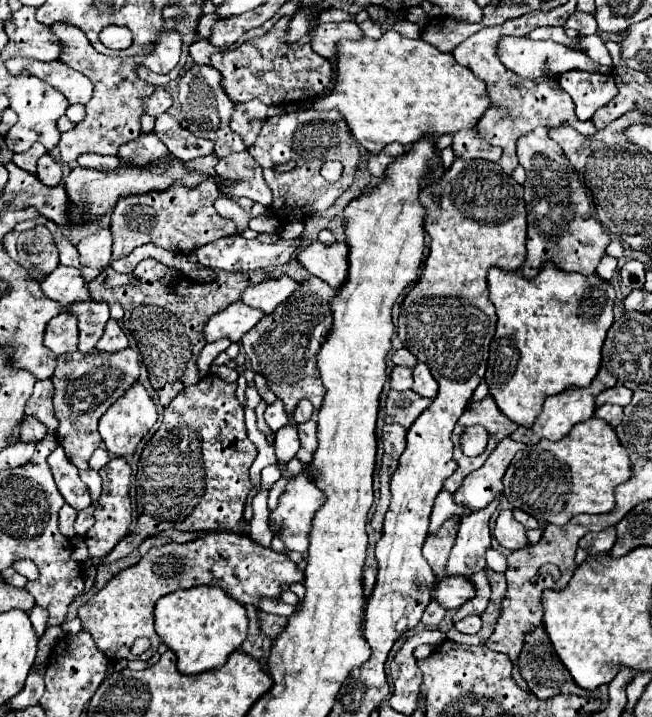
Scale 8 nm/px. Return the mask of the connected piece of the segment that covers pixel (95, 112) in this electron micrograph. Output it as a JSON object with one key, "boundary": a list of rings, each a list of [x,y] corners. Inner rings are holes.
{"boundary":[[[55,22],[51,26],[51,32],[59,38],[61,54],[59,62],[71,66],[73,70],[79,70],[87,78],[93,80],[93,98],[89,104],[85,104],[87,114],[85,118],[75,124],[73,130],[61,134],[58,149],[64,163],[76,161],[81,154],[97,152],[97,154],[117,154],[119,146],[125,142],[135,140],[141,134],[141,116],[145,114],[143,100],[155,92],[155,86],[139,80],[135,76],[135,66],[145,64],[145,56],[131,56],[131,58],[113,58],[99,54],[91,42],[87,40],[85,32],[73,24]]]}

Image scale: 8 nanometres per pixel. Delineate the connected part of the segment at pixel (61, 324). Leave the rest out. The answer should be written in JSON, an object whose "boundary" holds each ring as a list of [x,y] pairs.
{"boundary":[[[69,312],[55,316],[45,330],[45,346],[53,354],[65,354],[77,350],[77,318]]]}

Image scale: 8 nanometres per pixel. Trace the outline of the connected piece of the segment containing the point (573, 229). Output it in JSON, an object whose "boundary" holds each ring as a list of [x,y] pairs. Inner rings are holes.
{"boundary":[[[535,128],[533,132],[517,140],[517,158],[527,172],[525,204],[527,204],[527,260],[521,268],[523,276],[533,278],[545,260],[553,260],[565,272],[593,274],[601,256],[605,254],[611,236],[601,222],[591,216],[587,194],[579,182],[579,176],[563,150],[547,134],[547,128]]]}

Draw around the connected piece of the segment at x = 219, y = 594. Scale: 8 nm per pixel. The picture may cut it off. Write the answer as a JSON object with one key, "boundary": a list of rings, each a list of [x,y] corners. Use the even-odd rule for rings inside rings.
{"boundary":[[[197,586],[177,590],[157,600],[155,628],[163,644],[177,654],[177,670],[183,674],[201,674],[219,668],[247,638],[247,610],[241,602],[219,586]]]}

